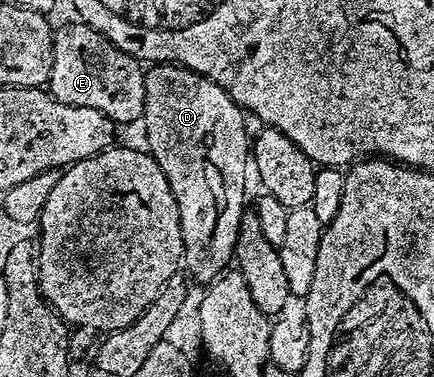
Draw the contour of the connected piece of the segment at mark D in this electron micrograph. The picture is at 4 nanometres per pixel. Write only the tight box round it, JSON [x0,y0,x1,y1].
[145,64,251,284]

